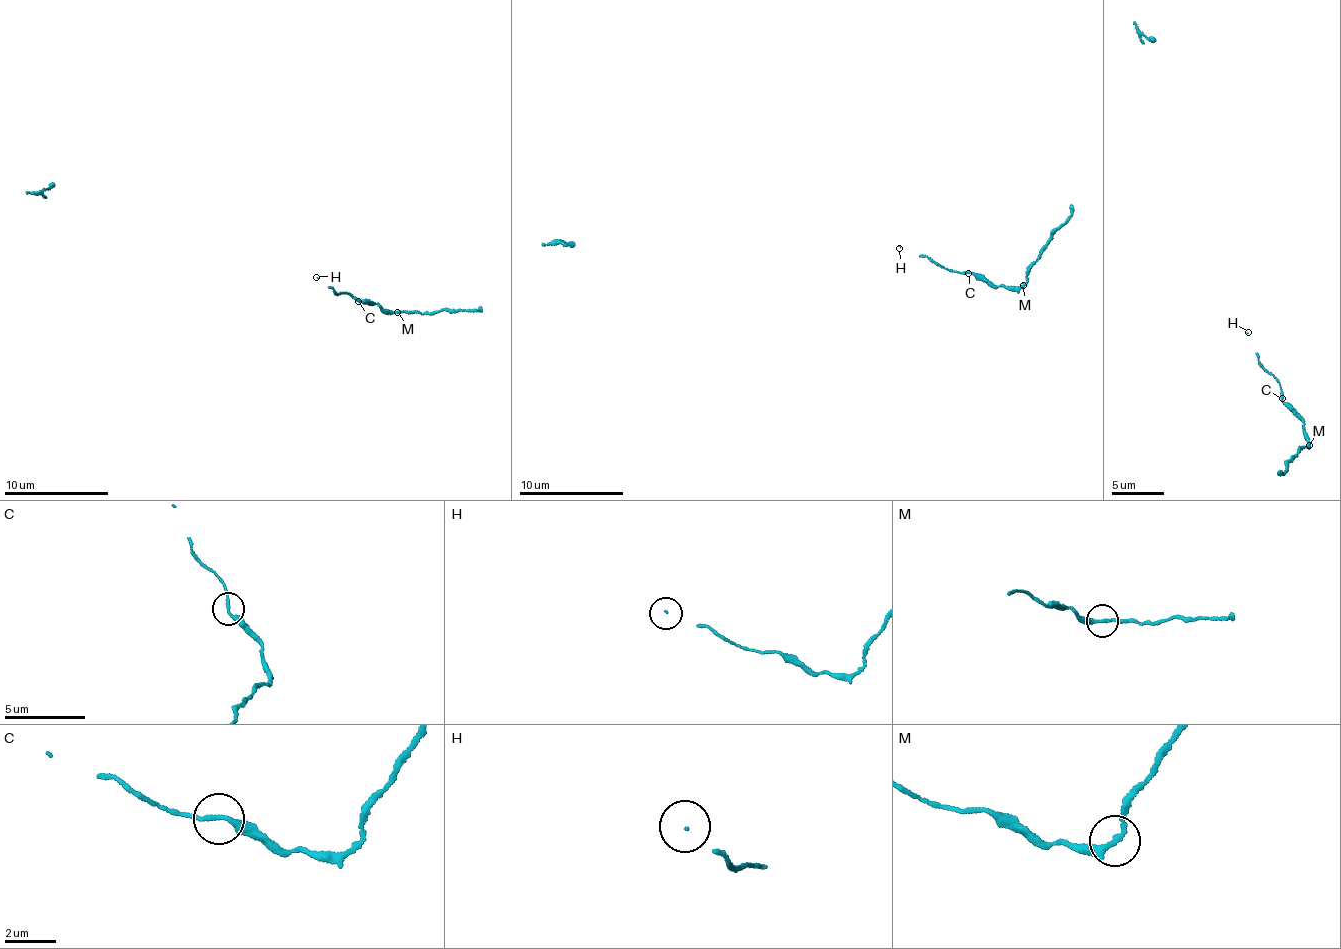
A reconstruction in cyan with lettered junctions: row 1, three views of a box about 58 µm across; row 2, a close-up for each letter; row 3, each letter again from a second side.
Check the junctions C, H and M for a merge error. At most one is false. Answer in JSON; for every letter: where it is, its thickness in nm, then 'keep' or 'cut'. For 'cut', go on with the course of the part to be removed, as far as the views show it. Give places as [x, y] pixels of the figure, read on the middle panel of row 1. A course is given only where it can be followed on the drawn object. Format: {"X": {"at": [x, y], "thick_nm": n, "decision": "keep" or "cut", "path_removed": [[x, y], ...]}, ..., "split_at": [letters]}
{"C": {"at": [968, 273], "thick_nm": 200, "decision": "keep"}, "H": {"at": [899, 248], "thick_nm": 40, "decision": "keep"}, "M": {"at": [1023, 285], "thick_nm": 200, "decision": "keep"}, "split_at": []}

